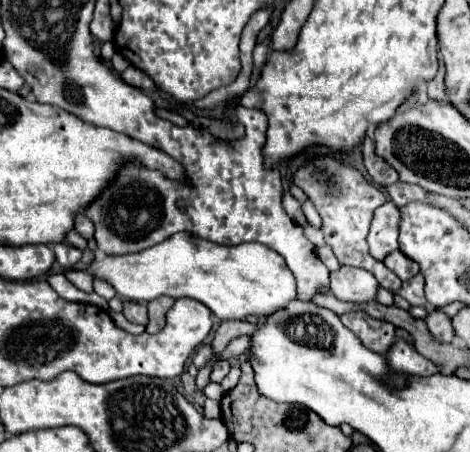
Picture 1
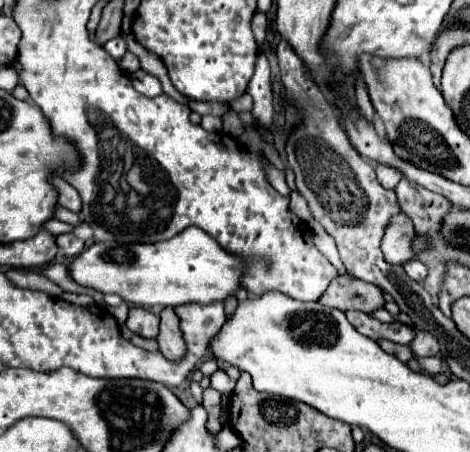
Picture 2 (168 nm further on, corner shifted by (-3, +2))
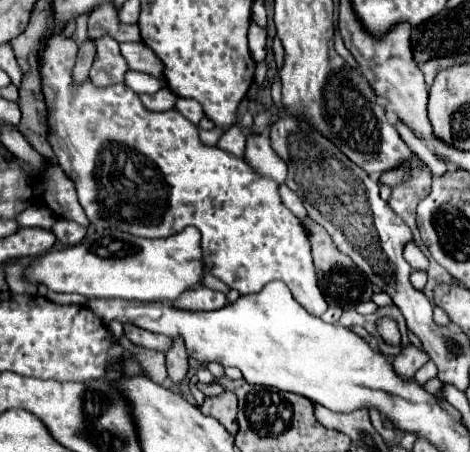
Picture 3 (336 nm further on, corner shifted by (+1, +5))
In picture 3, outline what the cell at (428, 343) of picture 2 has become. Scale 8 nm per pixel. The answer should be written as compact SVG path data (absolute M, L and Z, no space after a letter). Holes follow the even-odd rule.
M409 345L403 347L401 353L393 359L393 369L397 369L397 373L401 373L403 377L415 377L417 369L427 361L429 361L427 353L419 351L415 345Z

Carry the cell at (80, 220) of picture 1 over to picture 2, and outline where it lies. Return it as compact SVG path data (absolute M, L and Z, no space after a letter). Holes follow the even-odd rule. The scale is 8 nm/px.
M55 178L53 182L57 184L57 190L59 190L59 204L61 204L63 208L79 214L79 212L81 212L81 198L79 198L77 190L75 190L71 184L67 184L65 180L61 180L61 178L59 178L59 180Z

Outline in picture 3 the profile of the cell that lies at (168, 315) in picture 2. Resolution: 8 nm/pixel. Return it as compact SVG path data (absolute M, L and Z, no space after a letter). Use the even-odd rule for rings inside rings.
M173 339L173 347L167 351L167 371L169 371L169 379L173 383L181 383L189 371L189 363L187 363L187 353L183 347L181 339Z

